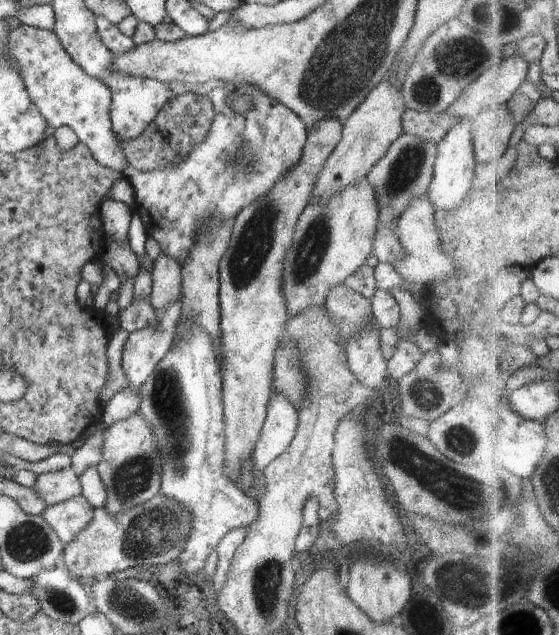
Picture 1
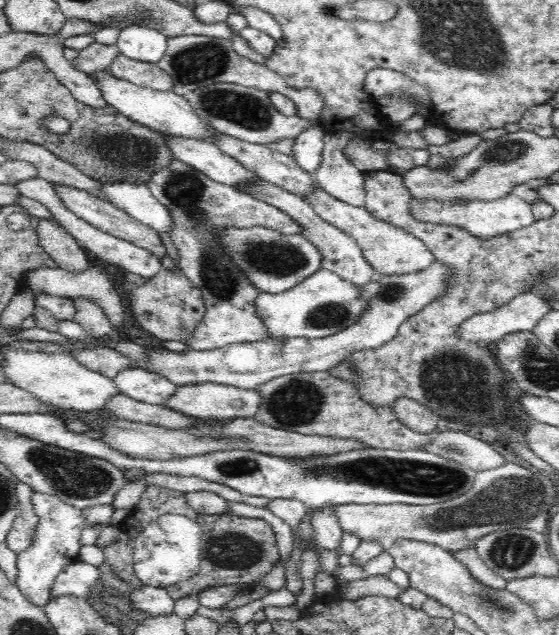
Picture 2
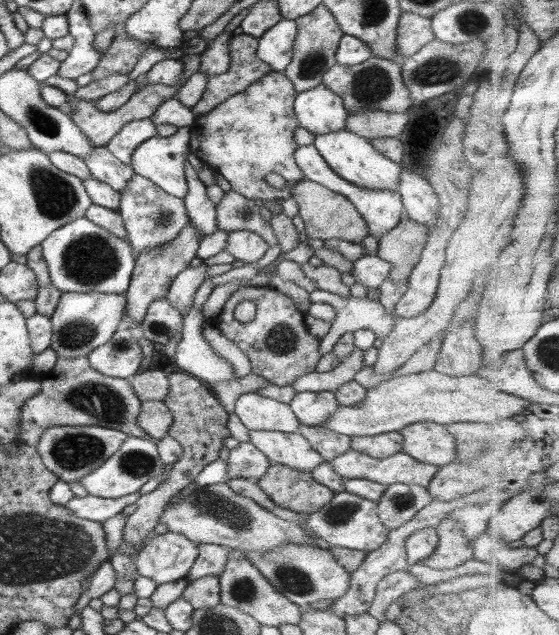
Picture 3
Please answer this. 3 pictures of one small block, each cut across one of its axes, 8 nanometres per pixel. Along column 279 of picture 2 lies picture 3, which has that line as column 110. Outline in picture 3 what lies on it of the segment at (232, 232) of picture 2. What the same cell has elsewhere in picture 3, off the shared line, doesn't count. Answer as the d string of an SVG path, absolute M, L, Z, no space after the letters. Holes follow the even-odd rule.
M85 216L54 230L40 245L48 263L50 281L66 292L105 292L122 295L128 290L136 259L128 241L101 228Z

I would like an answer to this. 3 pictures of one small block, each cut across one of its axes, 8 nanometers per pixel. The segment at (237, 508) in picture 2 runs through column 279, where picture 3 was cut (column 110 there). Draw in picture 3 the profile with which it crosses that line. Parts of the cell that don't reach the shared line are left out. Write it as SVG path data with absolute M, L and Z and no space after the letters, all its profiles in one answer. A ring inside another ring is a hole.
M120 511L120 513L108 518L102 523L104 531L106 531L106 547L110 551L114 551L114 556L110 558L110 564L115 570L115 574L120 576L122 580L128 580L134 583L134 580L140 575L138 561L130 558L128 554L118 554L116 547L122 543L122 536L124 536L124 526L126 524L127 516Z

